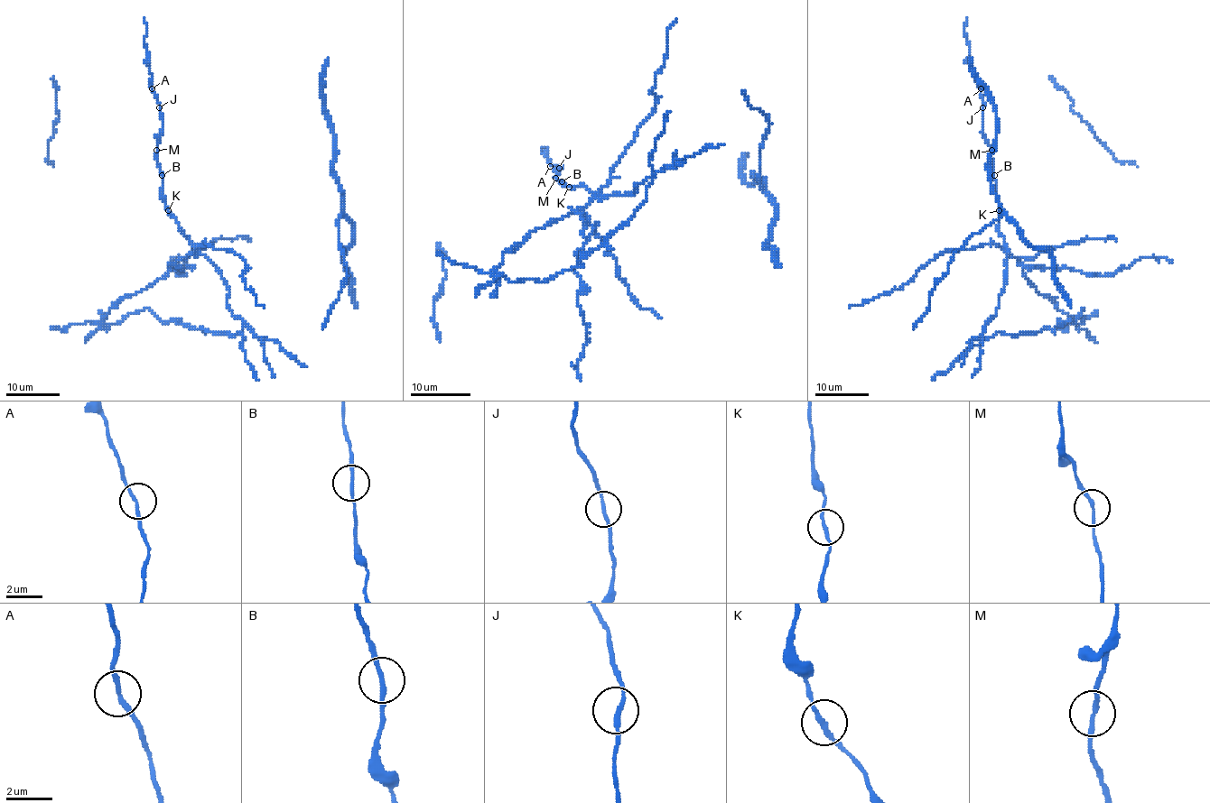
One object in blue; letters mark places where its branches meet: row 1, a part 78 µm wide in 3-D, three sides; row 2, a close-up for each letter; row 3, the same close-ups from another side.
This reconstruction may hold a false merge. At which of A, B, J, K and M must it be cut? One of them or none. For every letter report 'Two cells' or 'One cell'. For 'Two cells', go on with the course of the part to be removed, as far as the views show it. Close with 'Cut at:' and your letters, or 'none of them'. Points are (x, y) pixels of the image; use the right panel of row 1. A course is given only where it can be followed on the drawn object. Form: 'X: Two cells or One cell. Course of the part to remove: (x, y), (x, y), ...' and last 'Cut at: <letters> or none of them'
A: One cell
B: One cell
J: One cell
K: Two cells. Course of the part to remove: (1000, 210), (1006, 251), (1037, 292), (1084, 323), (1084, 309), (1053, 328), (997, 332), (931, 379)
M: One cell
Cut at: K

